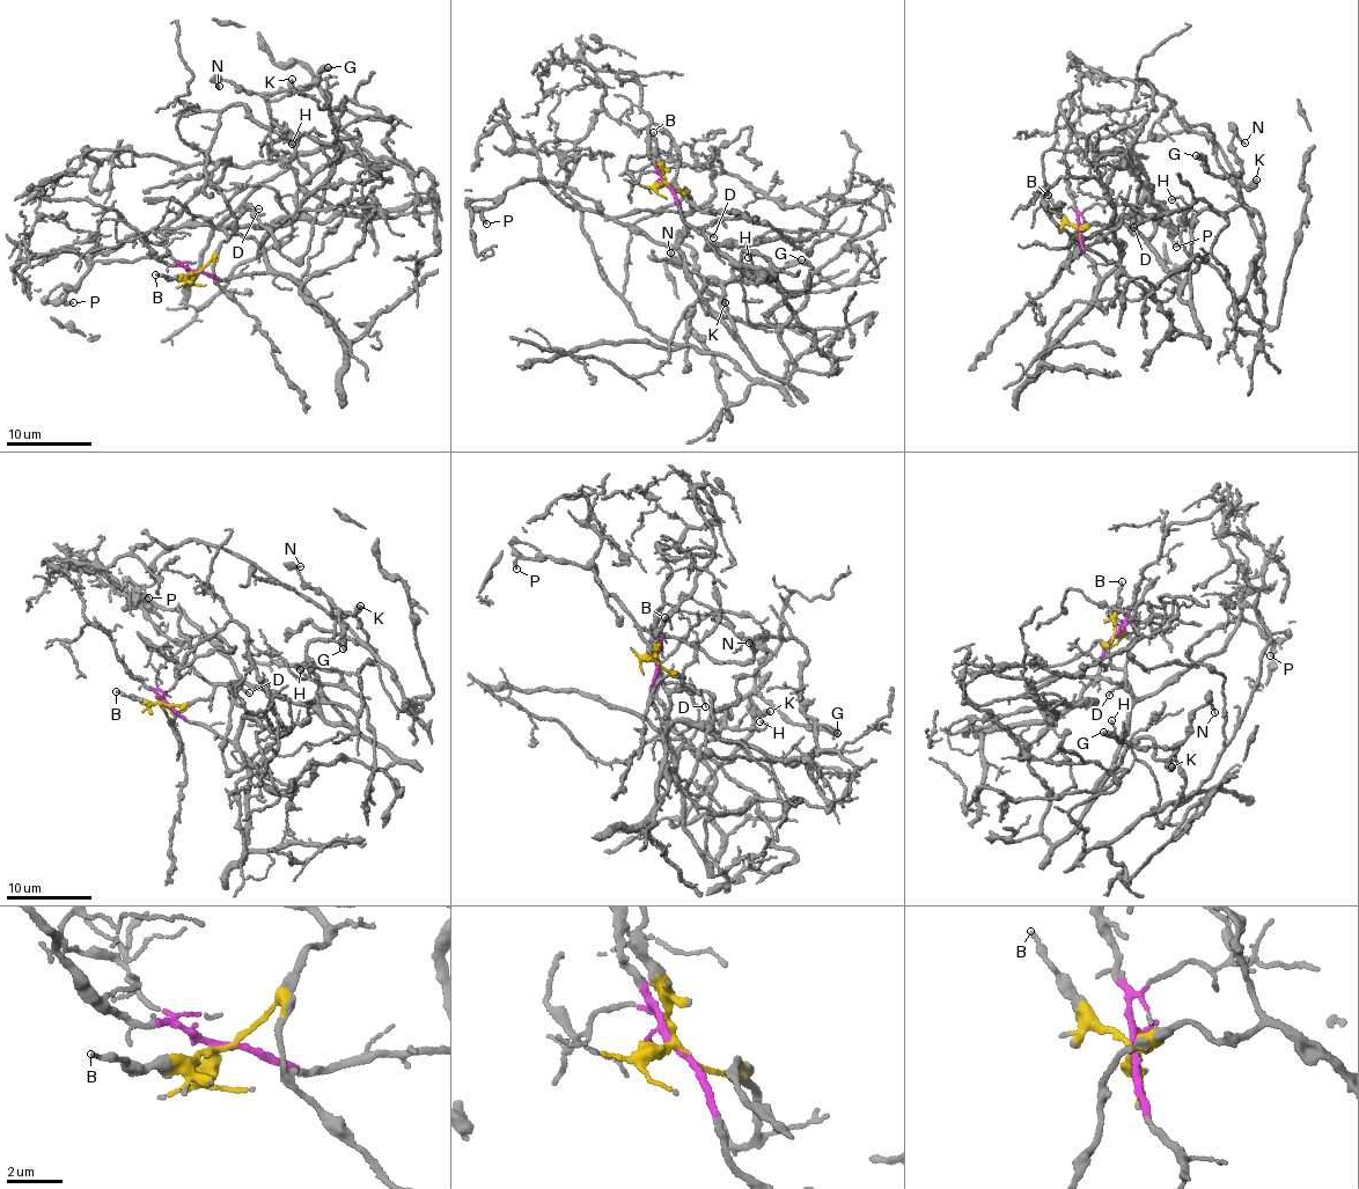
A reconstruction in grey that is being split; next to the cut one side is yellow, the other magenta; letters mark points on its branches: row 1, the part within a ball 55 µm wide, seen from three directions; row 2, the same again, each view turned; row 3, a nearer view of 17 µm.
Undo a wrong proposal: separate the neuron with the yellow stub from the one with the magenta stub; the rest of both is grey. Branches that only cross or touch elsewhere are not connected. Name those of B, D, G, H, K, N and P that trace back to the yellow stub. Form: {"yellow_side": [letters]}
{"yellow_side": ["B", "D", "G", "H", "K", "N", "P"]}

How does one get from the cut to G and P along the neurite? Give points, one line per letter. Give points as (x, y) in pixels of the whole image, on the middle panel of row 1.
G: (667, 185), (689, 199), (685, 276), (734, 337), (706, 279), (699, 299), (707, 284), (801, 259)
P: (667, 185), (689, 199), (690, 213), (671, 246), (563, 200), (543, 181), (515, 184), (482, 213), (486, 224)

